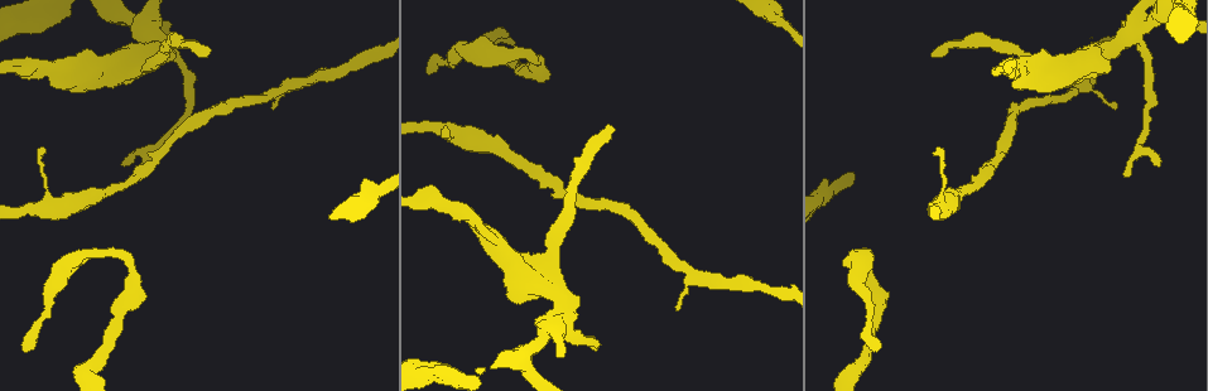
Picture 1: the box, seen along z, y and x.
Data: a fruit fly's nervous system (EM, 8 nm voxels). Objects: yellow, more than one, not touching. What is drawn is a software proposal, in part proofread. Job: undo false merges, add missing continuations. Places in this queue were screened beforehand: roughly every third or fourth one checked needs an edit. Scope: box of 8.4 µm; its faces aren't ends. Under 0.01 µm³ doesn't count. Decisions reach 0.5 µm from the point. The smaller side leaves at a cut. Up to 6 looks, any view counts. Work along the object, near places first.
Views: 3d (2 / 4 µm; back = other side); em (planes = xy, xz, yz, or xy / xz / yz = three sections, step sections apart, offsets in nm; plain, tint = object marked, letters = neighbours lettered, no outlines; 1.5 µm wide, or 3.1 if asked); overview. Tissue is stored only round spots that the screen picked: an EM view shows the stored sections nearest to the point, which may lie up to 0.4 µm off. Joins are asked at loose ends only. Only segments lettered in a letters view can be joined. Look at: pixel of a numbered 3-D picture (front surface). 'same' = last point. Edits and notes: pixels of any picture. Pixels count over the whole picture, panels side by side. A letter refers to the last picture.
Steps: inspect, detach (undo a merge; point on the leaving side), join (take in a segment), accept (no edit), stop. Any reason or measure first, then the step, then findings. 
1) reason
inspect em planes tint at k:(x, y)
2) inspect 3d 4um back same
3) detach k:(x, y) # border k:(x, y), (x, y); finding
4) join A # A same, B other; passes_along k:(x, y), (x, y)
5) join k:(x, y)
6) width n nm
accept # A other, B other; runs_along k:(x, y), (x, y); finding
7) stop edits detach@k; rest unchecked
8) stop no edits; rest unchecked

inspect em yz step 4 letters at 1:(78, 58)

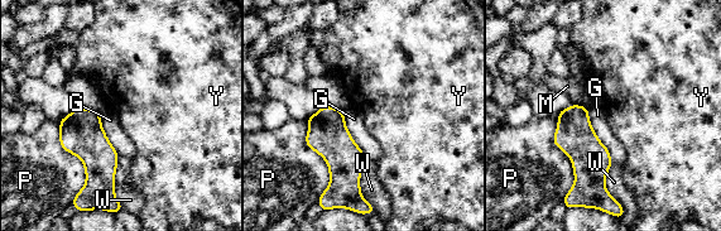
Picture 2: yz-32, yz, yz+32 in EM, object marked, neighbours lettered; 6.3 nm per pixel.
accept # G other, M other, P other, W other, Y other; border 2:(557, 115), (553, 143), (575, 181); no lettered segment goes on from it

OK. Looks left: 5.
inspect em xz step 4 letters at 1:(933, 57)

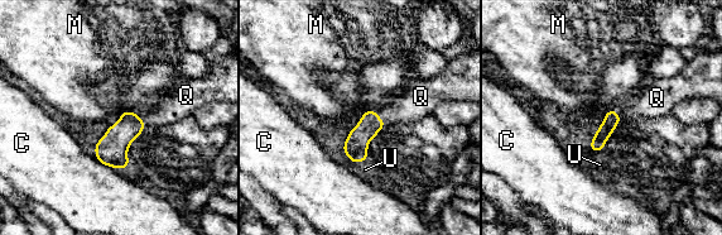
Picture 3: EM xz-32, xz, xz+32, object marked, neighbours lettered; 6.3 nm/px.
another direction
inspect em xy step 4 letters same

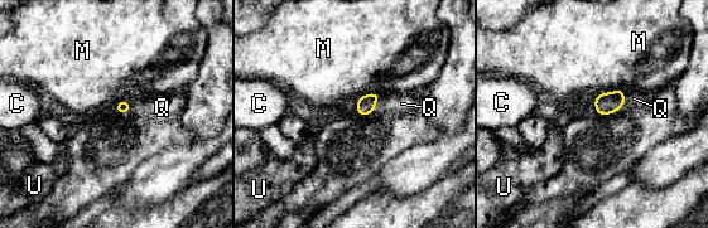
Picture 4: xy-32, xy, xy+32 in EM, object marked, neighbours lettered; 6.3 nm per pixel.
join Q # C other, M other, Q same, U other; passes_along 4:(366, 103), (375, 105), (401, 103); the neuron continues

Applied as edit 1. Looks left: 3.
free end
inspect 3d 2um back at 1:(274, 106)

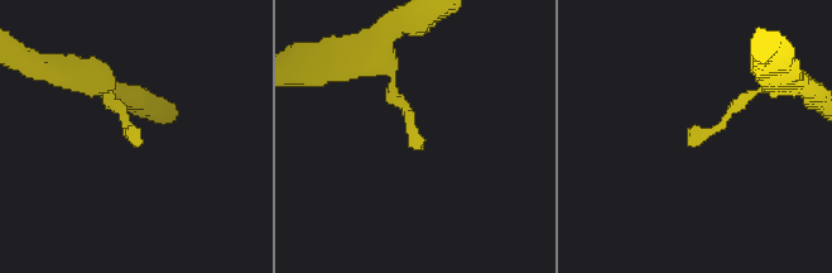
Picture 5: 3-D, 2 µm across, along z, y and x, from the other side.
now the EM
inspect em planes letters at 5:(137, 147)

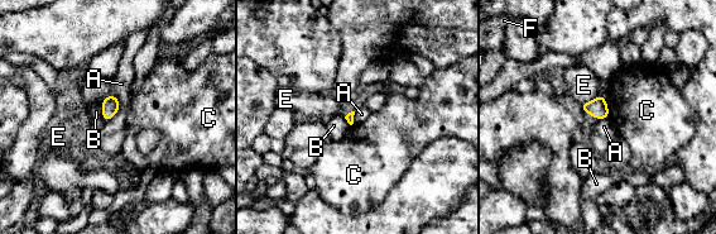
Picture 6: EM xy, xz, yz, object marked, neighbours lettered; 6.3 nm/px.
longest_contact A 190 nm
accept # A other, B other, C other, E other, F other; border 6:(113, 94), (119, 109), (105, 122); no lettered segment goes on from it

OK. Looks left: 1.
stop edits join@4; rest unchecked

